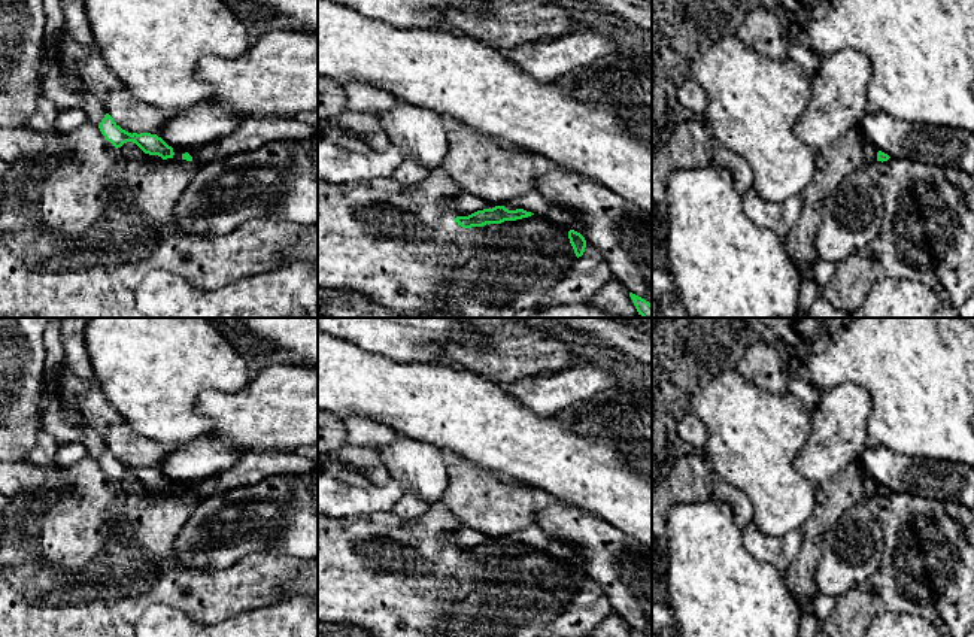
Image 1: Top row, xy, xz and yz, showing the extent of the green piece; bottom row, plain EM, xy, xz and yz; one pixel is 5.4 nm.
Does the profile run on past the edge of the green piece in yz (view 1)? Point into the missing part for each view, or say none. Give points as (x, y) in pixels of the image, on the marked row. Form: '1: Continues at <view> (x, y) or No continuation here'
1: No continuation here

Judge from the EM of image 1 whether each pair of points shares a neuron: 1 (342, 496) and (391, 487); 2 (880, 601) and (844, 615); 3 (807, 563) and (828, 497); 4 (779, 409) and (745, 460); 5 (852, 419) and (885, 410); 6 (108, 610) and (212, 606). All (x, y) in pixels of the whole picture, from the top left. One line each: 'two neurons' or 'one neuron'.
1: one neuron
2: one neuron
3: one neuron
4: one neuron
5: two neurons
6: one neuron

